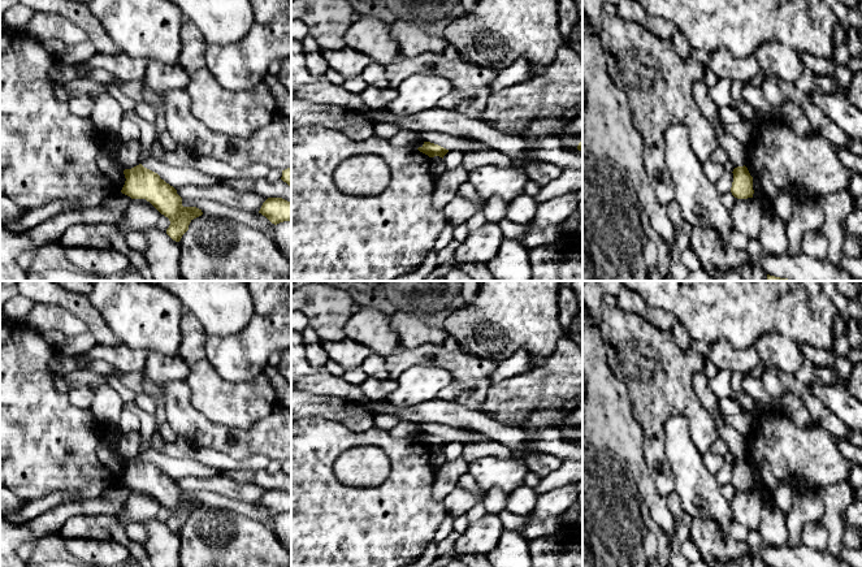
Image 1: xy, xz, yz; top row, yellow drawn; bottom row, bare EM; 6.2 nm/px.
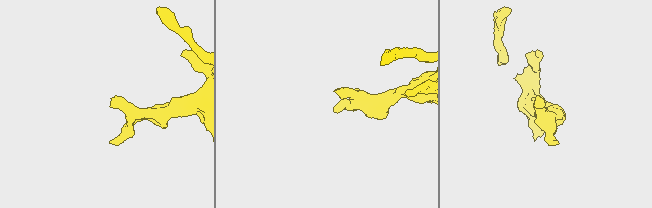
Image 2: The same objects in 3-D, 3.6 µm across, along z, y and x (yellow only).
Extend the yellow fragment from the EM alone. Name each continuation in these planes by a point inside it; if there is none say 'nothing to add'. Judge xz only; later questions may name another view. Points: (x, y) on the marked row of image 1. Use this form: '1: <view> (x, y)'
nothing to add

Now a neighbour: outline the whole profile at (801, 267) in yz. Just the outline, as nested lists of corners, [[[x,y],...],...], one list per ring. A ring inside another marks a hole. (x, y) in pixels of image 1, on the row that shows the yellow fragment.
[[[805,254],[767,255],[750,259],[748,264],[751,268],[761,267],[770,276],[790,281],[854,281],[853,276],[842,267],[836,267],[827,259],[814,259]]]

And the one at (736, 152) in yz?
[[[703,81],[696,82],[693,87],[694,100],[703,116],[715,127],[719,146],[727,152],[728,160],[733,163],[735,168],[744,166],[748,161],[746,147],[741,144],[735,137],[723,131],[718,112],[719,108],[709,98],[707,90],[709,87]]]

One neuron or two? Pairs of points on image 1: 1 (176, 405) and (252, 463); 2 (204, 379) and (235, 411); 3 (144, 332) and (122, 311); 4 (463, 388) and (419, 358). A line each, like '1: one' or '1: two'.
1: two
2: one
3: one
4: one

